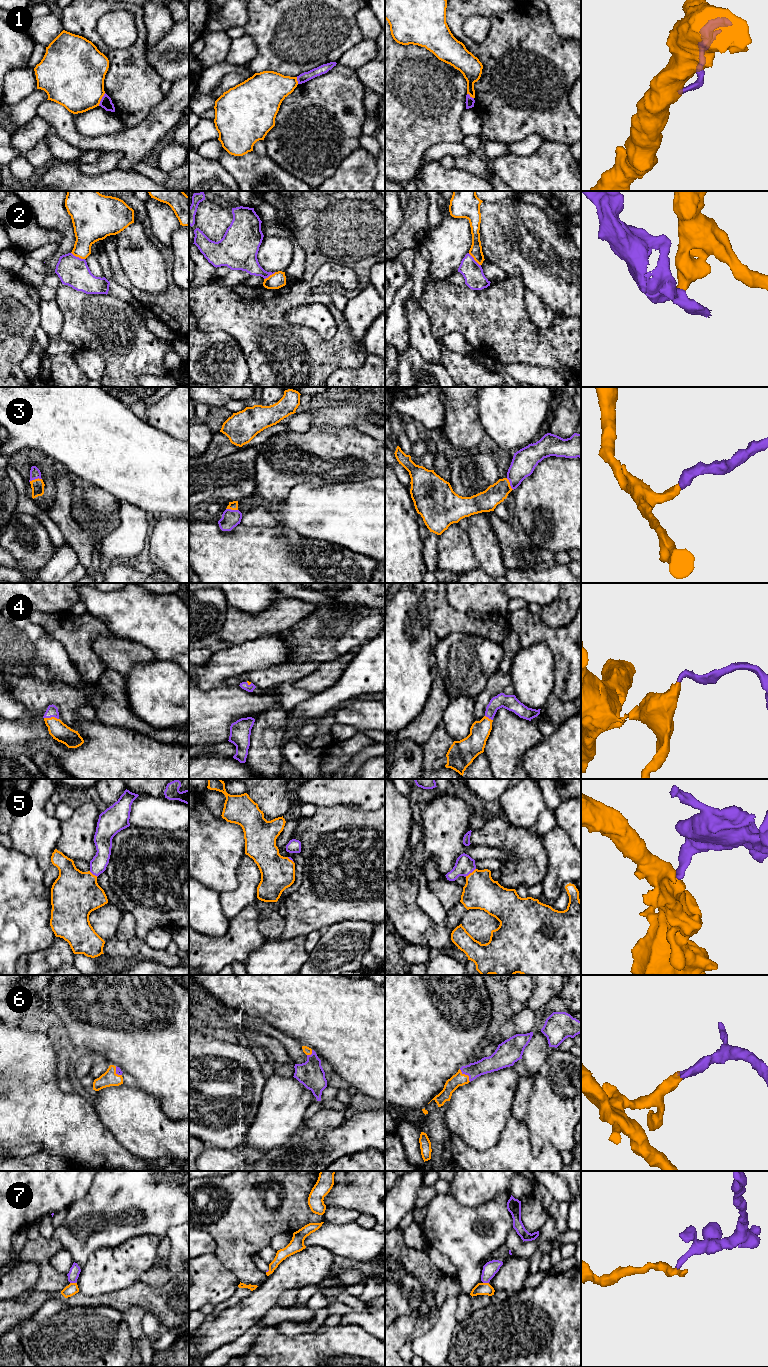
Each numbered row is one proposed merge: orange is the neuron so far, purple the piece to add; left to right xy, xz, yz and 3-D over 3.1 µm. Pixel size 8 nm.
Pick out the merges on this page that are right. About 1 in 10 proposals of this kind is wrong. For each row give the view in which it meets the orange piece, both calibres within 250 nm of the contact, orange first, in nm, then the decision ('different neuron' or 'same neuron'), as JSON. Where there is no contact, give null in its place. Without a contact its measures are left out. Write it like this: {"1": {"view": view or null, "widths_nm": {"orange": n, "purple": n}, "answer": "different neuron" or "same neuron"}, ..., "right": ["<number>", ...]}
{"1": {"view": "xy", "widths_nm": {"orange": 440, "purple": 90}, "answer": "different neuron"}, "2": {"view": "xy", "widths_nm": {"orange": 260, "purple": 240}, "answer": "different neuron"}, "3": {"view": "xy", "widths_nm": {"orange": 110, "purple": 90}, "answer": "same neuron"}, "4": {"view": "xy", "widths_nm": {"orange": 150, "purple": 100}, "answer": "same neuron"}, "5": {"view": "yz", "widths_nm": {"orange": 280, "purple": 150}, "answer": "same neuron"}, "6": {"view": "yz", "widths_nm": {"orange": 110, "purple": 130}, "answer": "same neuron"}, "7": {"view": "xy", "widths_nm": {"orange": 90, "purple": 90}, "answer": "different neuron"}, "right": ["3", "4", "5", "6"]}

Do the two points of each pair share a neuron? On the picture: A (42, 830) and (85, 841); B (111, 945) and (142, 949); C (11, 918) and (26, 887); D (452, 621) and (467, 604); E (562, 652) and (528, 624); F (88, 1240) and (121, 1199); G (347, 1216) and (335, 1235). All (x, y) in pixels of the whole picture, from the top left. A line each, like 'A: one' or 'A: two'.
A: two
B: one
C: one
D: two
E: one
F: one
G: two

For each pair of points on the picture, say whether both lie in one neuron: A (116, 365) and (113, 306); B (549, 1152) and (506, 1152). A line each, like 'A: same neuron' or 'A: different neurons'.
A: same neuron
B: same neuron

